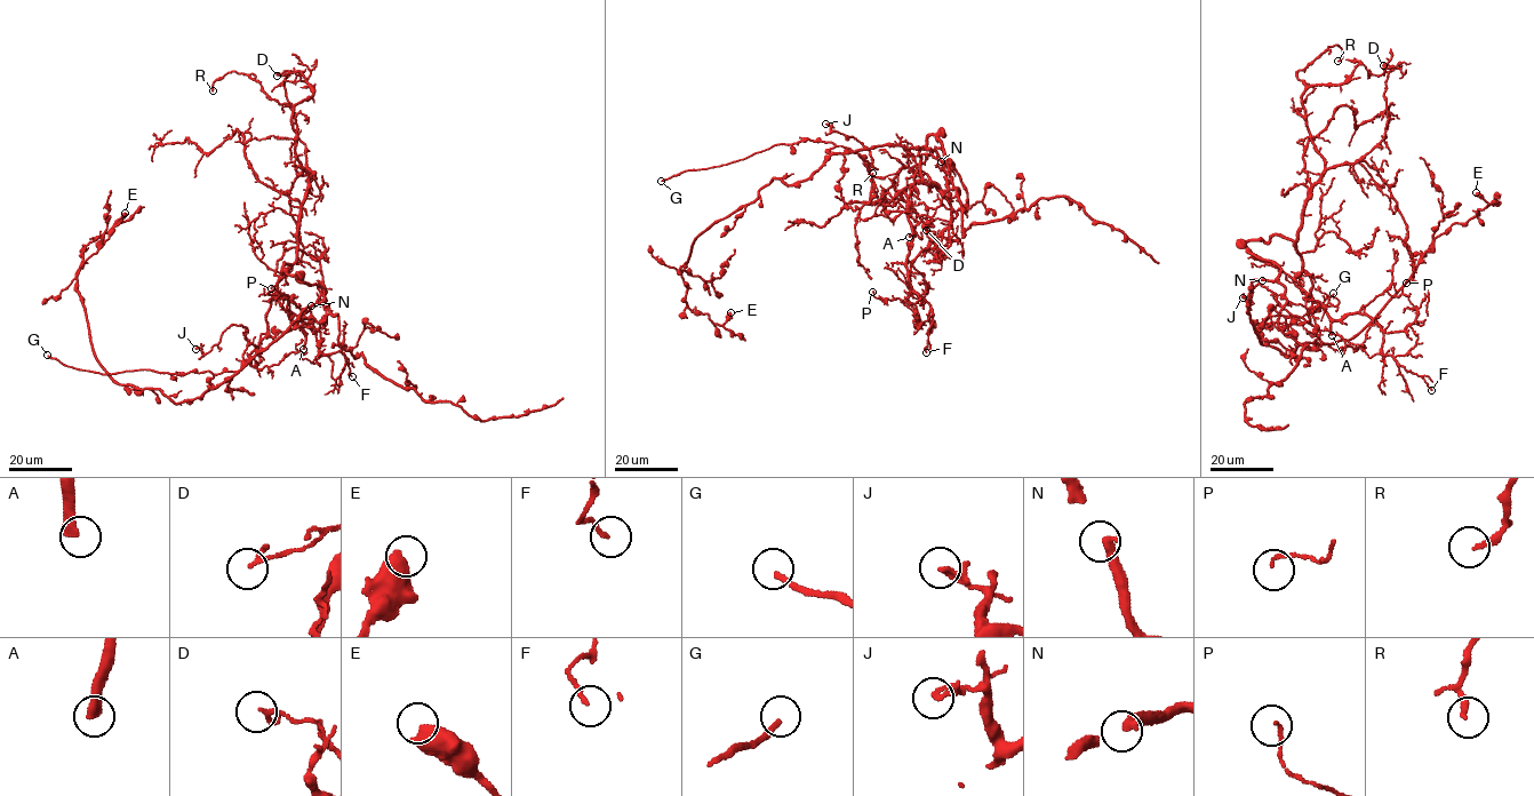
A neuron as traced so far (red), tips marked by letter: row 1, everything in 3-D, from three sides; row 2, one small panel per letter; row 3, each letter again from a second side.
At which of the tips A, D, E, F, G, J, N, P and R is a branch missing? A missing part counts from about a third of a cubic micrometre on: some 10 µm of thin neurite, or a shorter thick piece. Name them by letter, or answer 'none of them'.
A, G

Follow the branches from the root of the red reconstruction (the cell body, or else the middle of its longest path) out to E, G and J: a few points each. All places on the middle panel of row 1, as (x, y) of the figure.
E: (872, 197), (862, 157), (835, 146), (710, 224), (680, 269), (685, 301), (719, 325), (730, 312)
G: (872, 197), (875, 182), (862, 157), (831, 142), (809, 138), (775, 144), (741, 160), (684, 170), (661, 181)
J: (872, 197), (870, 200), (869, 169), (872, 159), (870, 151), (852, 136), (831, 130), (825, 124)

